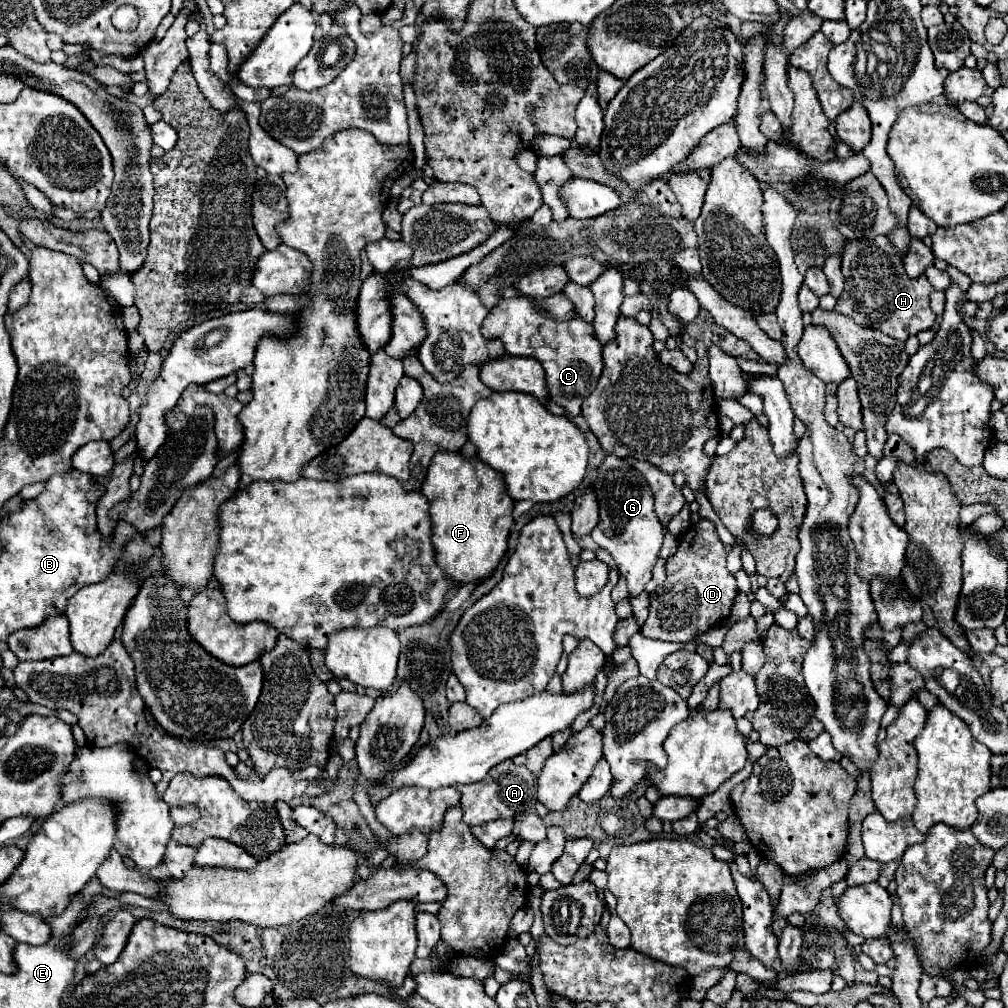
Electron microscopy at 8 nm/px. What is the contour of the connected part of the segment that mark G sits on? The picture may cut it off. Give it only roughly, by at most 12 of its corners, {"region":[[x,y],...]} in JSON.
{"region":[[611,454],[595,478],[591,538],[613,556],[629,600],[645,590],[665,528],[653,492]]}

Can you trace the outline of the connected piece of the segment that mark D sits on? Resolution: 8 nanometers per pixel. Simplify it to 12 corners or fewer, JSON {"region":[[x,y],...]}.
{"region":[[707,518],[679,538],[641,634],[687,644],[739,588]]}

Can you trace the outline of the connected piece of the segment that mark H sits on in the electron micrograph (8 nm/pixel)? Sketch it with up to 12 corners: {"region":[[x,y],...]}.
{"region":[[887,236],[847,242],[835,310],[901,342],[935,326],[933,286]]}

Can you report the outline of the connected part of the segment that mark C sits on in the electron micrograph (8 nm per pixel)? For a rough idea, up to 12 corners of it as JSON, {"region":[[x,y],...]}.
{"region":[[527,296],[481,326],[509,356],[539,360],[571,416],[597,386],[603,346],[583,318],[555,322]]}

